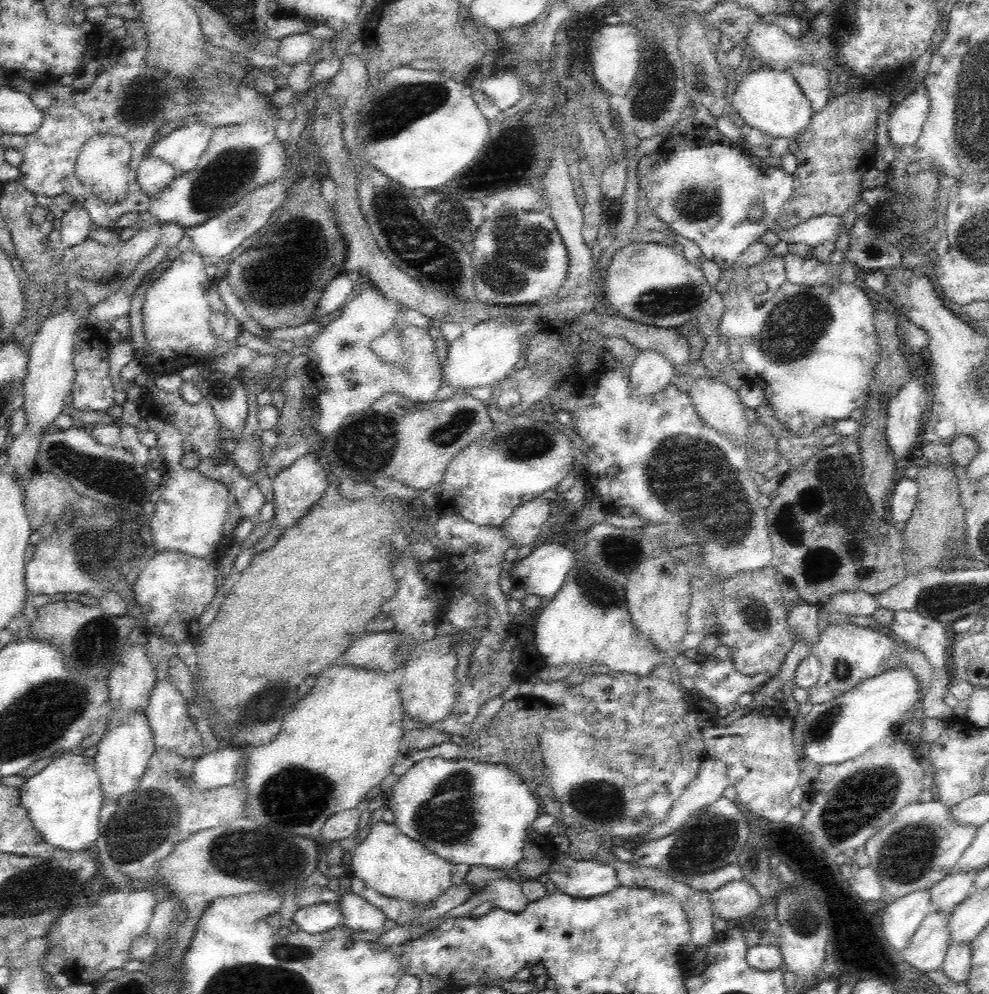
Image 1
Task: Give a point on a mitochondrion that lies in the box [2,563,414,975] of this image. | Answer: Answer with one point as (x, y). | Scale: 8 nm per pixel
(236, 853)

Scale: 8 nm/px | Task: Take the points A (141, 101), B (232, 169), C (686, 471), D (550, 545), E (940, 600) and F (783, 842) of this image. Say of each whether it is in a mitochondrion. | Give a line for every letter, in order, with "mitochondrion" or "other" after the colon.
A: mitochondrion
B: mitochondrion
C: mitochondrion
D: other
E: mitochondrion
F: other

